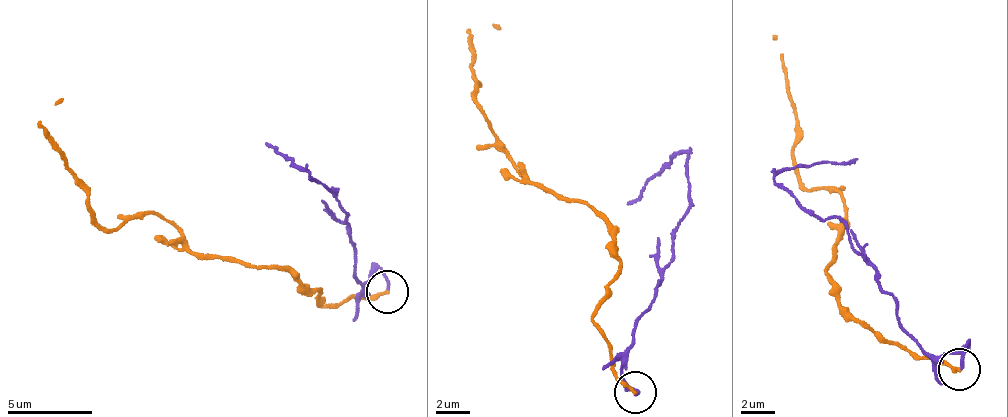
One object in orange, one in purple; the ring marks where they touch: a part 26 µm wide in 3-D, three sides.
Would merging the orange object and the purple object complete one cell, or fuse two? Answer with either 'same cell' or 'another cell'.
another cell

